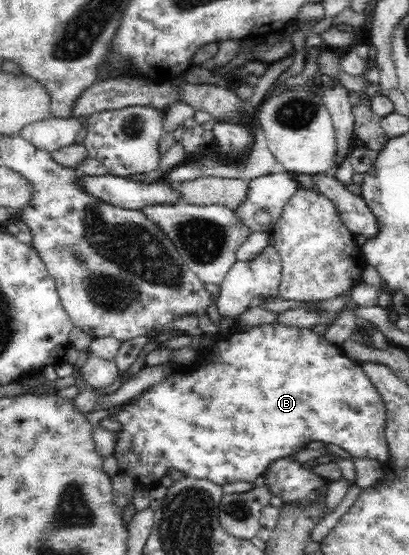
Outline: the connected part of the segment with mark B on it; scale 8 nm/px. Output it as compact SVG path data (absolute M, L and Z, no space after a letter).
M275 322L273 325L263 325L263 327L256 326L255 329L249 329L249 331L237 331L233 335L229 333L229 337L217 337L217 343L211 353L217 357L215 363L201 365L193 373L185 373L185 375L175 373L167 381L163 381L163 383L151 387L149 391L145 391L143 395L139 395L135 399L135 407L129 405L115 417L119 423L123 423L123 429L117 435L117 445L115 445L113 453L120 465L118 473L137 479L139 485L155 485L163 475L167 475L167 471L171 467L179 469L187 478L207 479L209 482L221 486L226 483L235 483L235 481L255 481L261 473L268 470L275 460L287 458L287 455L307 448L309 441L338 445L347 451L353 460L367 458L382 464L387 461L389 447L387 447L385 440L386 408L378 392L370 383L366 373L363 372L361 364L349 360L339 345L330 344L323 335L317 334L312 328L285 327L279 322Z

